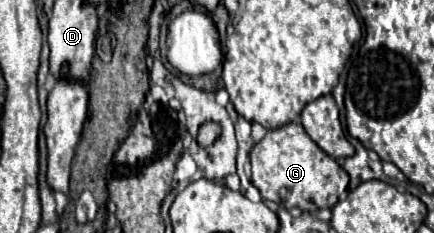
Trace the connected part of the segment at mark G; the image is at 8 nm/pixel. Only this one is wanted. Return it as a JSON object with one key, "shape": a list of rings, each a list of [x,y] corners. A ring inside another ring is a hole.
{"shape":[[[286,124],[268,130],[250,150],[250,162],[252,184],[260,190],[262,198],[278,202],[288,210],[300,208],[302,212],[316,212],[320,208],[332,208],[340,194],[348,190],[348,172],[320,150],[300,124]]]}

